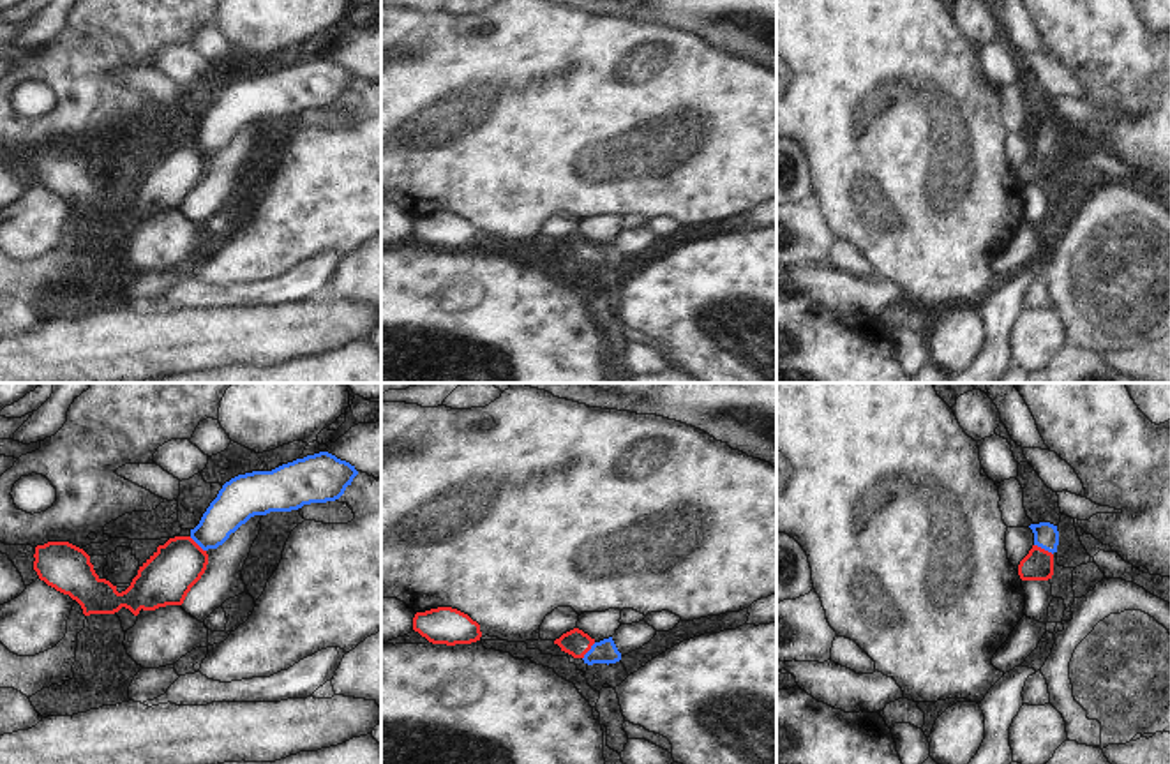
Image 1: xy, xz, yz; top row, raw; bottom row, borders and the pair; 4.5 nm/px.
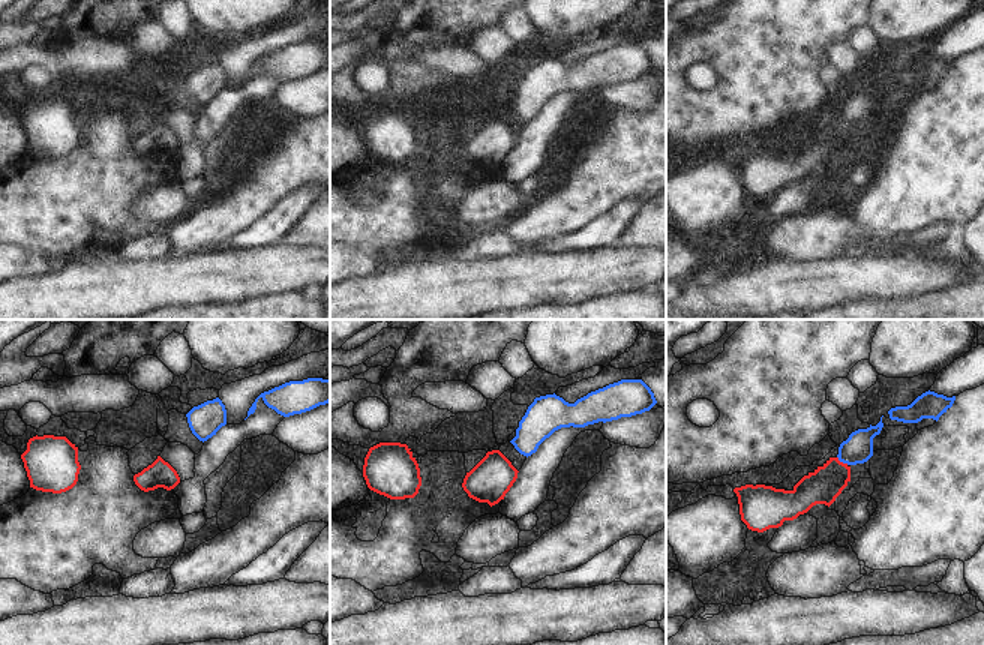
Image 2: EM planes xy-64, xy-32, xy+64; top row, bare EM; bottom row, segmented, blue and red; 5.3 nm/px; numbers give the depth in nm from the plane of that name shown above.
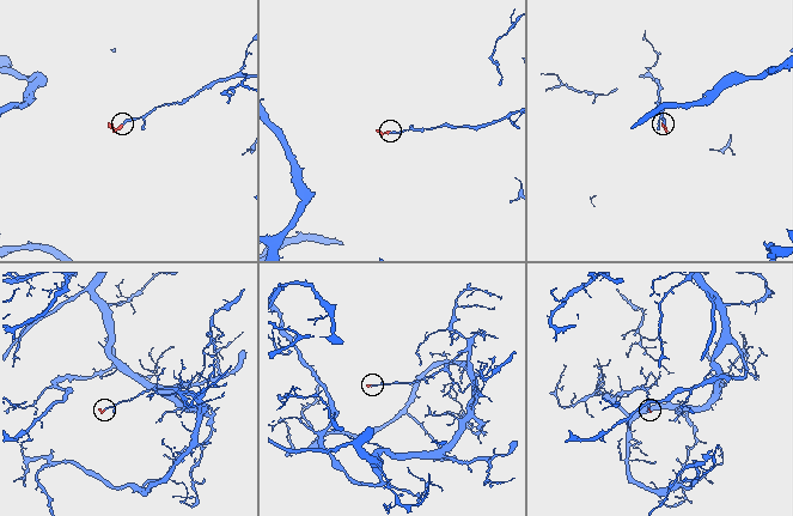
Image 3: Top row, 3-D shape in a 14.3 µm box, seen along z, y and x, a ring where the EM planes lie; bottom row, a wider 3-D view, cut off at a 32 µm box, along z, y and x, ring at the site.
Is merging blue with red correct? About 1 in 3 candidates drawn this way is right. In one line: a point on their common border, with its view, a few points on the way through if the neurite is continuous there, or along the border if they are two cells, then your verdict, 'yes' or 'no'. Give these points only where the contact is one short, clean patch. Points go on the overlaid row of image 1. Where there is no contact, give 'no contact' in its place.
meets blue in yz at (1043, 547); runs through yz (1045, 535), (1043, 547), (1038, 565); yes

